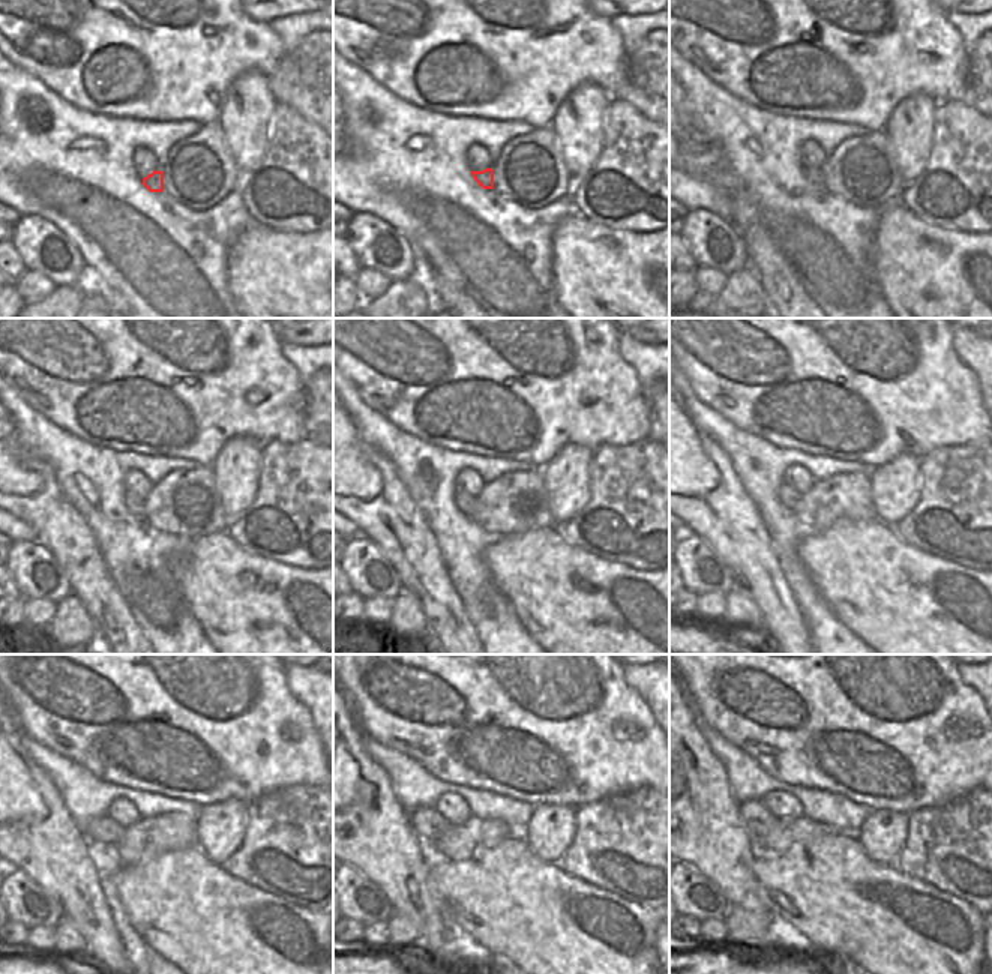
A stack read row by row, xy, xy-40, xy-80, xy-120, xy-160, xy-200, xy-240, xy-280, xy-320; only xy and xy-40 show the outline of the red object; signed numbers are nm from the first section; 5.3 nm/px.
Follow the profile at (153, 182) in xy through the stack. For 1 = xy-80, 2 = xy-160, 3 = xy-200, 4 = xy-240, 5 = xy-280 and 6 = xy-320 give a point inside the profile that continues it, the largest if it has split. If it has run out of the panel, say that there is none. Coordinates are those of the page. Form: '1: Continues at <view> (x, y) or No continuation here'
1: Continues at xy-80 (814, 176)
2: Continues at xy-160 (464, 502)
3: Continues at xy-200 (790, 499)
4: Continues at xy-240 (101, 829)
5: Continues at xy-280 (429, 826)
6: Continues at xy-320 (757, 820)

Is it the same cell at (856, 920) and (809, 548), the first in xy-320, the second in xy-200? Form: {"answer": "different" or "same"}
{"answer": "same"}

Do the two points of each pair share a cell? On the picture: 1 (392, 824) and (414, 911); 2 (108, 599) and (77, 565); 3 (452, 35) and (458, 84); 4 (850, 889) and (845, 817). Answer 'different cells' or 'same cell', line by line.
1: same cell
2: same cell
3: same cell
4: different cells

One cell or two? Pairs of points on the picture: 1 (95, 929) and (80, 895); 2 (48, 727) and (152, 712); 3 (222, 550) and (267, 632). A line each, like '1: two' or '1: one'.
1: one
2: one
3: one

